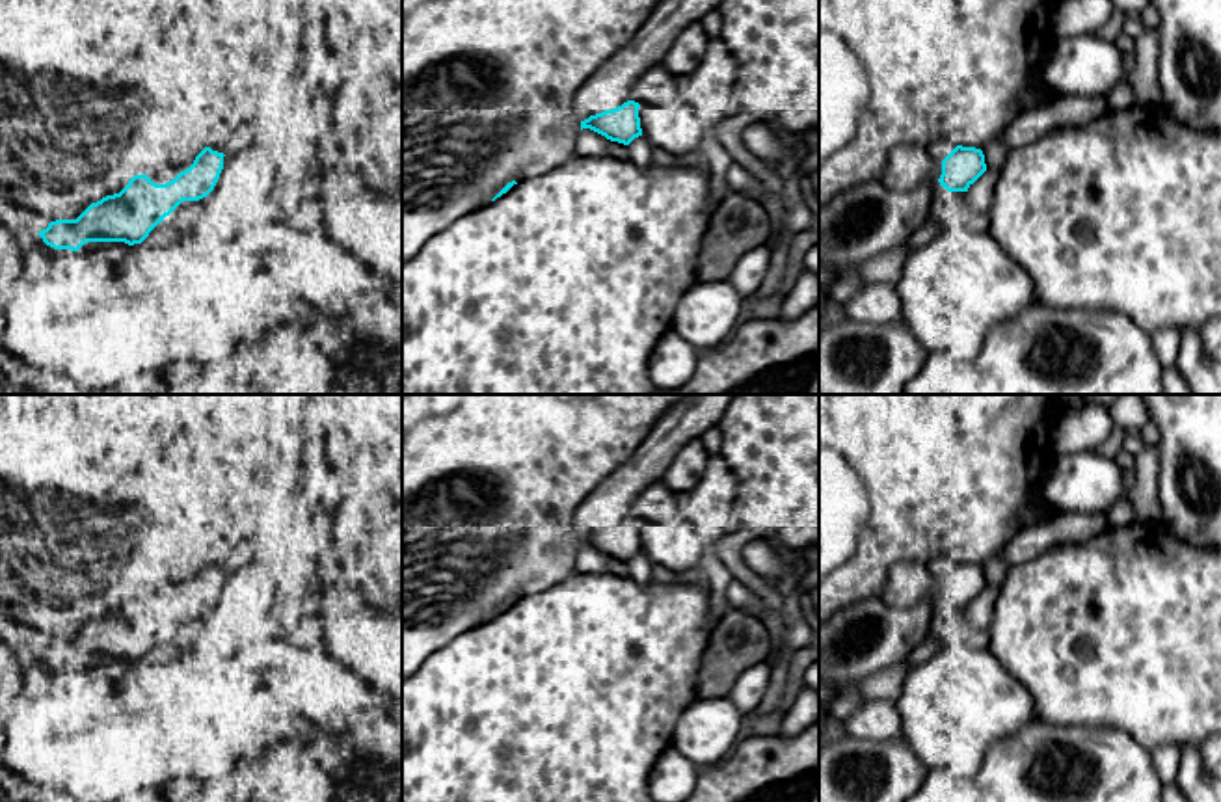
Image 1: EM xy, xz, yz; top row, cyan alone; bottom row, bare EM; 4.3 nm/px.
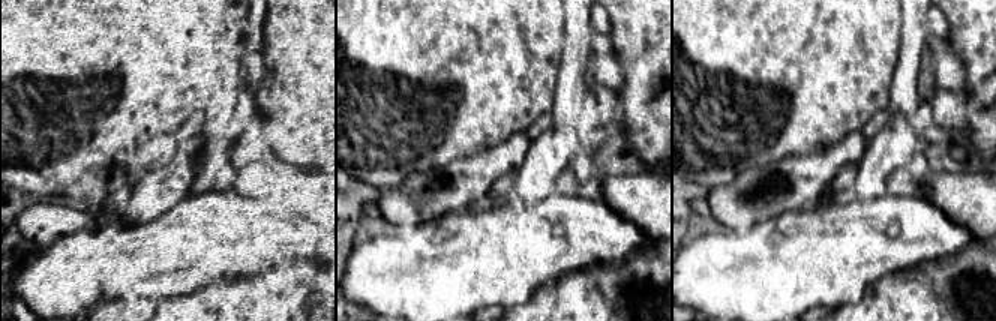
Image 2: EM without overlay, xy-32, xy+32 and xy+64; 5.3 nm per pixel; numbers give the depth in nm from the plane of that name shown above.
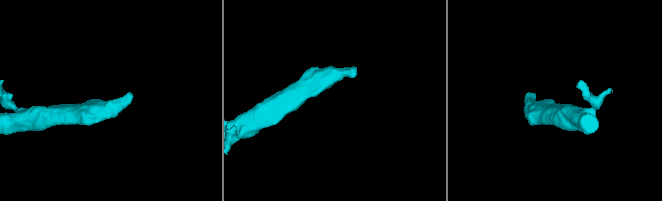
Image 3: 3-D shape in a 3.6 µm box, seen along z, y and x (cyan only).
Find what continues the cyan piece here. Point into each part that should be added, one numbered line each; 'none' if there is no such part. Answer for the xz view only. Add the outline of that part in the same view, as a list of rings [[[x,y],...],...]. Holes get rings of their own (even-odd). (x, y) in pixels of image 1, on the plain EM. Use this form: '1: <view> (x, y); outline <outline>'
1: xz (685, 421); outline [[[685,394],[653,424],[633,456],[614,469],[577,508],[566,532],[584,538],[631,517],[638,495],[663,480],[674,456],[691,441],[718,426],[737,394]]]

